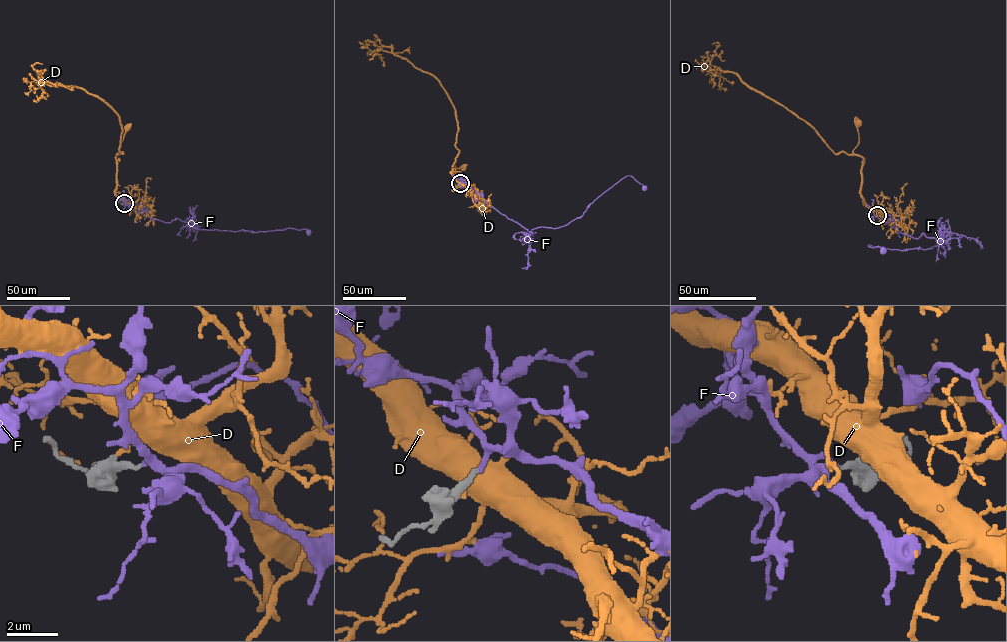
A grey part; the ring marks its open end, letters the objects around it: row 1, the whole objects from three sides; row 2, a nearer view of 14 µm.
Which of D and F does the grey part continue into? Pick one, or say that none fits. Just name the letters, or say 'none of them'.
F

